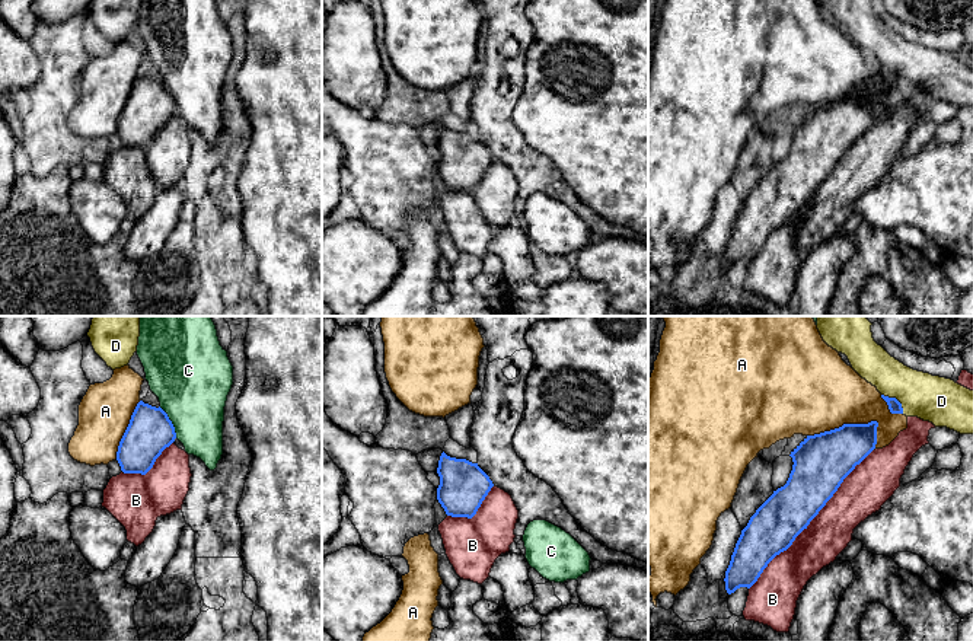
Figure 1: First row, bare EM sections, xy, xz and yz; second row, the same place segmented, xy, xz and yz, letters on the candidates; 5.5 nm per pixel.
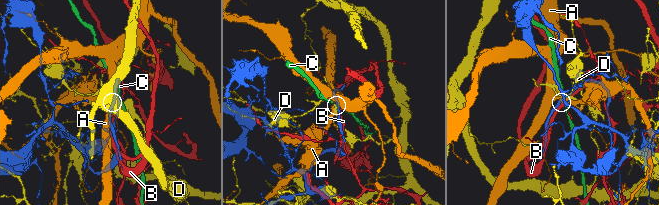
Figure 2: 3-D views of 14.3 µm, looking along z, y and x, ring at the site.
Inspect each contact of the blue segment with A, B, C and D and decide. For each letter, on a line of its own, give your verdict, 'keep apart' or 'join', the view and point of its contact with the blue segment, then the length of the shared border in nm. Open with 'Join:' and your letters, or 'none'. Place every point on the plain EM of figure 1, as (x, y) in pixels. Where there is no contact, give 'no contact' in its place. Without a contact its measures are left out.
Join: B
A: keep apart | yz (844, 98) | 400 nm
B: join | yz (812, 193) | 1050 nm
C: keep apart | xy (171, 96) | 200 nm
D: keep apart | yz (896, 73) | 170 nm

